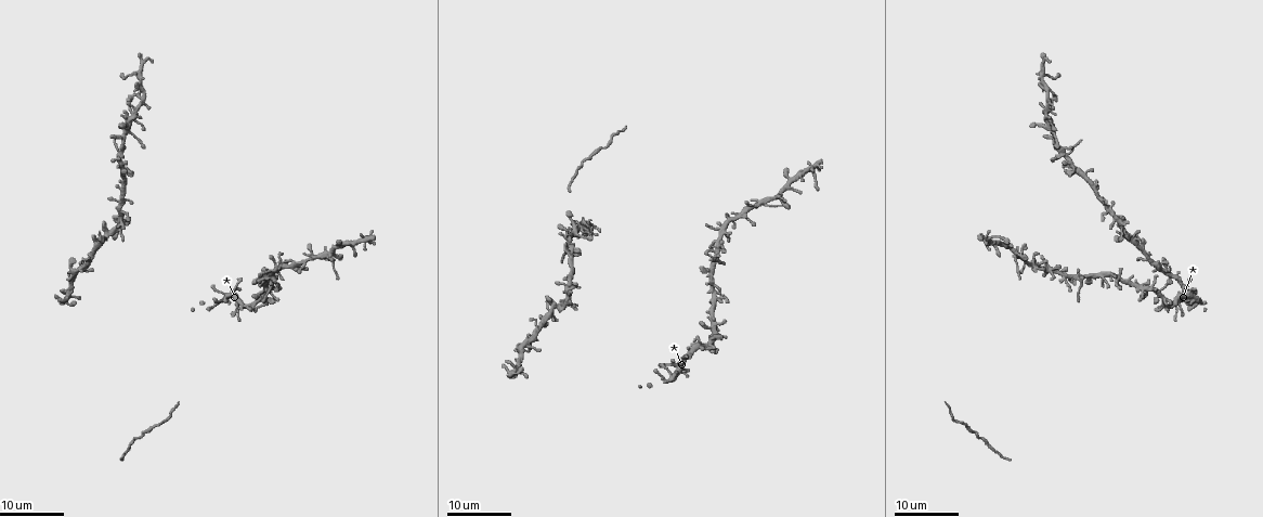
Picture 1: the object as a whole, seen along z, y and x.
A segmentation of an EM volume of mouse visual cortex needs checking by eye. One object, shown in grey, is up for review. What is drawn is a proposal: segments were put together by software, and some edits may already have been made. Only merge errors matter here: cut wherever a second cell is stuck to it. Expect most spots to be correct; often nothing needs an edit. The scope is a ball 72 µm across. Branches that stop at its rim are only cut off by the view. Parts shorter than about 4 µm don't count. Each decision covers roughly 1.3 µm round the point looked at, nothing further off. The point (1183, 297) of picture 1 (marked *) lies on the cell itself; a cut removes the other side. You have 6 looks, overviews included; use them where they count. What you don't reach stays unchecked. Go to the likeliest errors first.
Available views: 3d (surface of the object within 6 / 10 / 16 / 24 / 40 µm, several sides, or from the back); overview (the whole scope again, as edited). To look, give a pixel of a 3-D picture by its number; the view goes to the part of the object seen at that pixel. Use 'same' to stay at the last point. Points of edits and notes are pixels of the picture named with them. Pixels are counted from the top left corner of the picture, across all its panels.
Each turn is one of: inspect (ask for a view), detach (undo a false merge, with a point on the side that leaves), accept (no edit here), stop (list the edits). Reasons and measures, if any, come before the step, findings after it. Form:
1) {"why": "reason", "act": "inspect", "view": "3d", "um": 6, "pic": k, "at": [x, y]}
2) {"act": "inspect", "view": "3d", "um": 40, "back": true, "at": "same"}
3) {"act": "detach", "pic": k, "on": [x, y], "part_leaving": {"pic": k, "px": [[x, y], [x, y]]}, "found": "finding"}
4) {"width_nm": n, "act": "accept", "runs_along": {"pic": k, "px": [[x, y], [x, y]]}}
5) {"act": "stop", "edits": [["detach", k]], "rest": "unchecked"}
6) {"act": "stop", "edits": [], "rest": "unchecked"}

{"act": "inspect", "view": "3d", "um": 16, "pic": 1, "at": [1080, 280]}

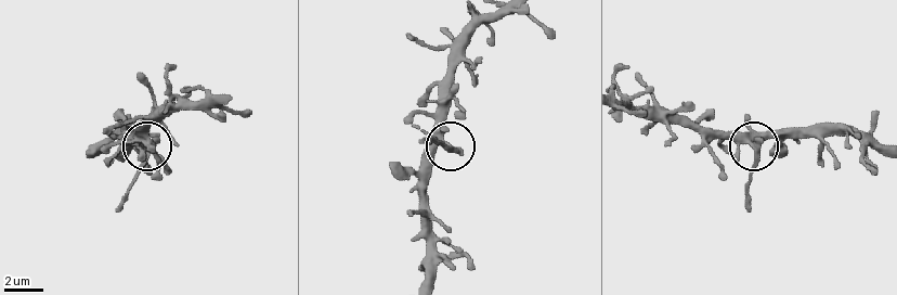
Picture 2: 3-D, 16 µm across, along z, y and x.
{"act": "inspect", "view": "3d", "um": 10, "pic": 2, "at": [448, 143]}

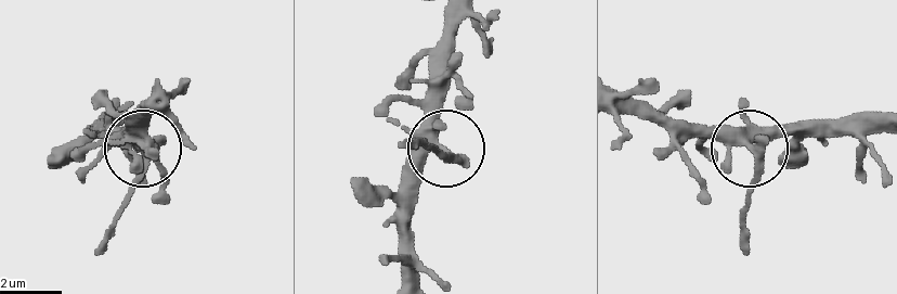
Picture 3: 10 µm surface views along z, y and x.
{"act": "accept", "found": "one cell here"}

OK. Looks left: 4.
{"why": "looks like a crossing", "act": "inspect", "view": "3d", "um": 16, "pic": 1, "at": [575, 235]}

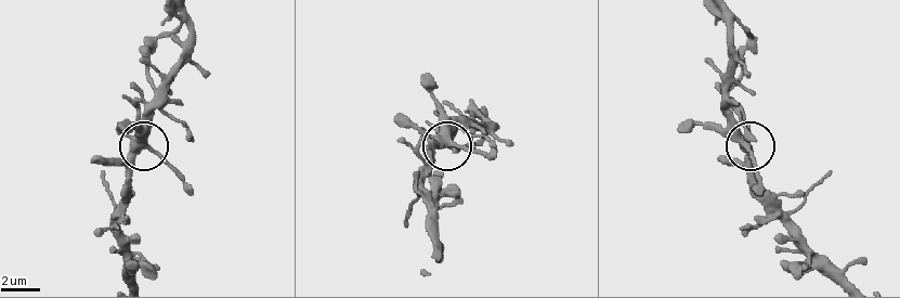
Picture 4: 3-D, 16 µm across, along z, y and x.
{"act": "inspect", "view": "3d", "um": 6, "pic": 4, "at": [452, 141]}

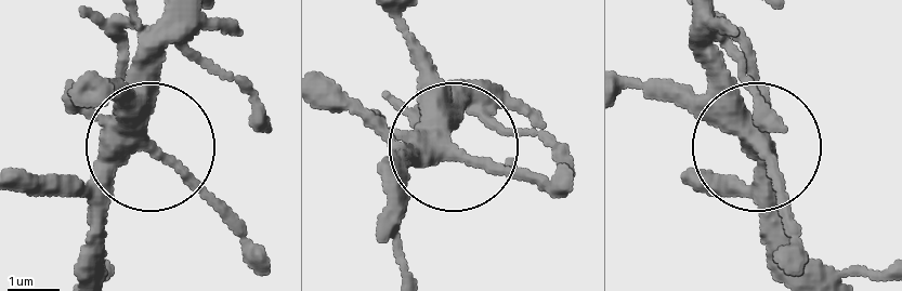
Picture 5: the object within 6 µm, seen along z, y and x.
{"arms": 5, "act": "accept", "found": "all the same cell"}

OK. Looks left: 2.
{"why": "four or more arms meet", "act": "inspect", "view": "3d", "um": 24, "pic": 1, "at": [525, 343]}

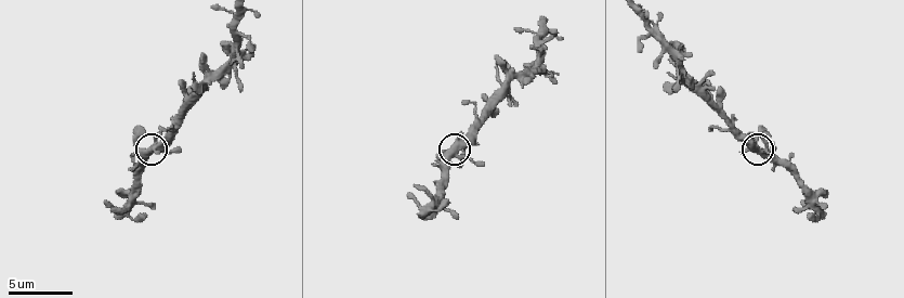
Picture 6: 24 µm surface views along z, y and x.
{"why": "zoom in", "act": "inspect", "view": "3d", "um": 6, "pic": 6, "at": [455, 145]}

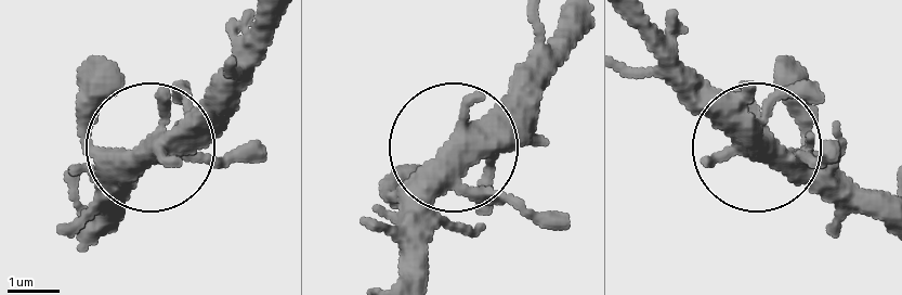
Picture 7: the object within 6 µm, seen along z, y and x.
{"arms": 5, "act": "accept", "found": "continuous, no second cell"}

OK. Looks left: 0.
{"act": "stop", "edits": [], "rest": "unchecked"}

